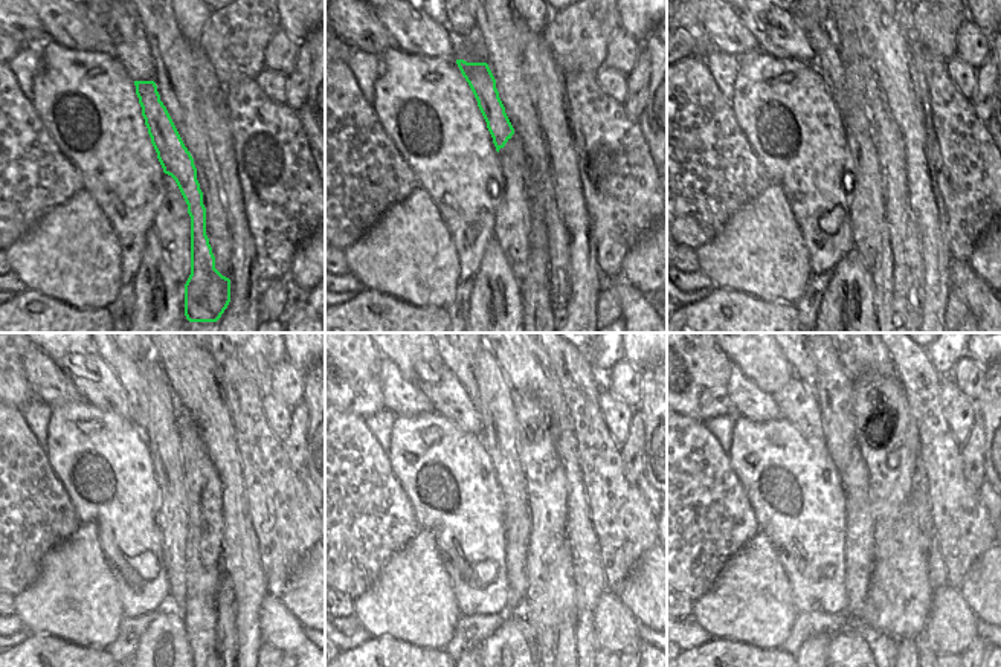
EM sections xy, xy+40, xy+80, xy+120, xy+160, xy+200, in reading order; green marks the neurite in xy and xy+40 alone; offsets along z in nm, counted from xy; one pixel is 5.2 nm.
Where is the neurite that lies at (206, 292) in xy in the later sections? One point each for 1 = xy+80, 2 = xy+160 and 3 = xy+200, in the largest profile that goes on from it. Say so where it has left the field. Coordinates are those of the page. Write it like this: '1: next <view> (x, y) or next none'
1: next xy+80 (827, 61)
2: next xy+160 (463, 365)
3: next xy+200 (804, 370)

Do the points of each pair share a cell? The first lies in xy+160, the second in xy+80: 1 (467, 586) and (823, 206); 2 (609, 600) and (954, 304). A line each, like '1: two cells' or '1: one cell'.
1: one cell
2: two cells

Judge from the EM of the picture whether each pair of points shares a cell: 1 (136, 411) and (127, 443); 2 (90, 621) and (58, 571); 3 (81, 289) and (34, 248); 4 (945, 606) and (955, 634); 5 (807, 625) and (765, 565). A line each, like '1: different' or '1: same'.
1: different
2: same
3: same
4: same
5: different

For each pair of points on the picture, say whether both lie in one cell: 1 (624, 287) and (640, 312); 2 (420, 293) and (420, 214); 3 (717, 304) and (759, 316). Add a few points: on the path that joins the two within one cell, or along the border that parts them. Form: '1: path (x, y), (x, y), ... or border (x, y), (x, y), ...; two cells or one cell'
1: path (627, 293), (635, 306); one cell
2: path (415, 273), (418, 266), (418, 234); one cell
3: path (728, 304), (743, 316), (748, 316); one cell

